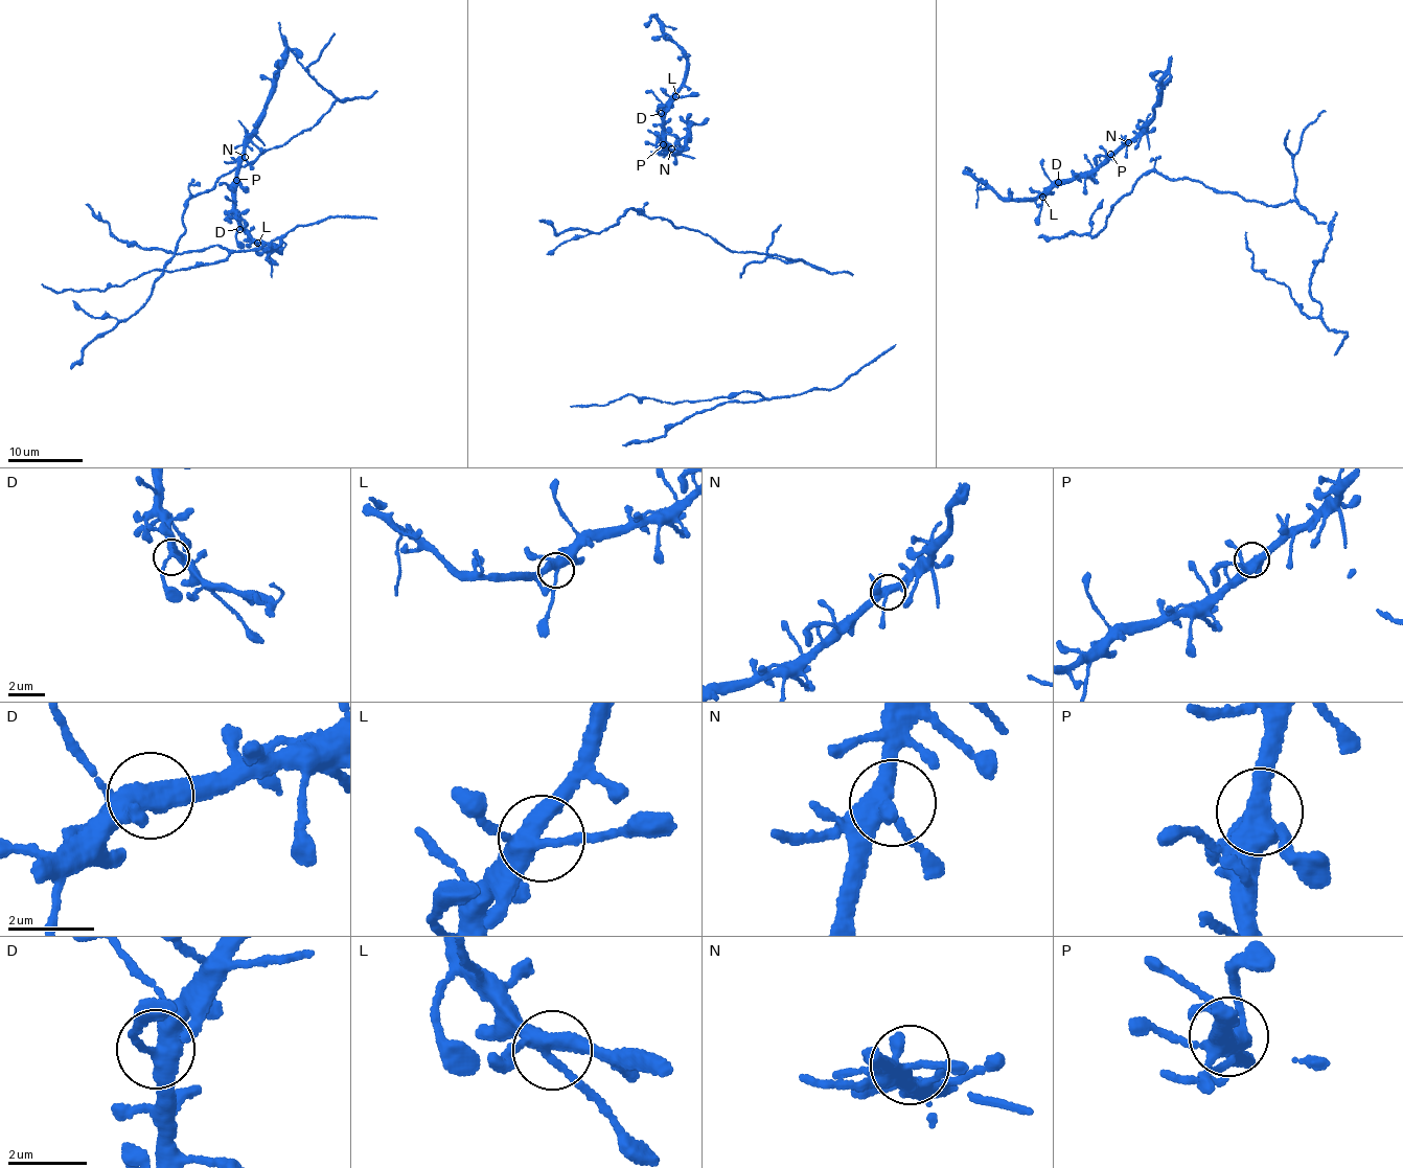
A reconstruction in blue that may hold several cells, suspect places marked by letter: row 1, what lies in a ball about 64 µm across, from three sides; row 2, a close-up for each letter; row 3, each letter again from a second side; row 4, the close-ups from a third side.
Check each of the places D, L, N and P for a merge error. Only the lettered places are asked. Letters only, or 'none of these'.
none of these

